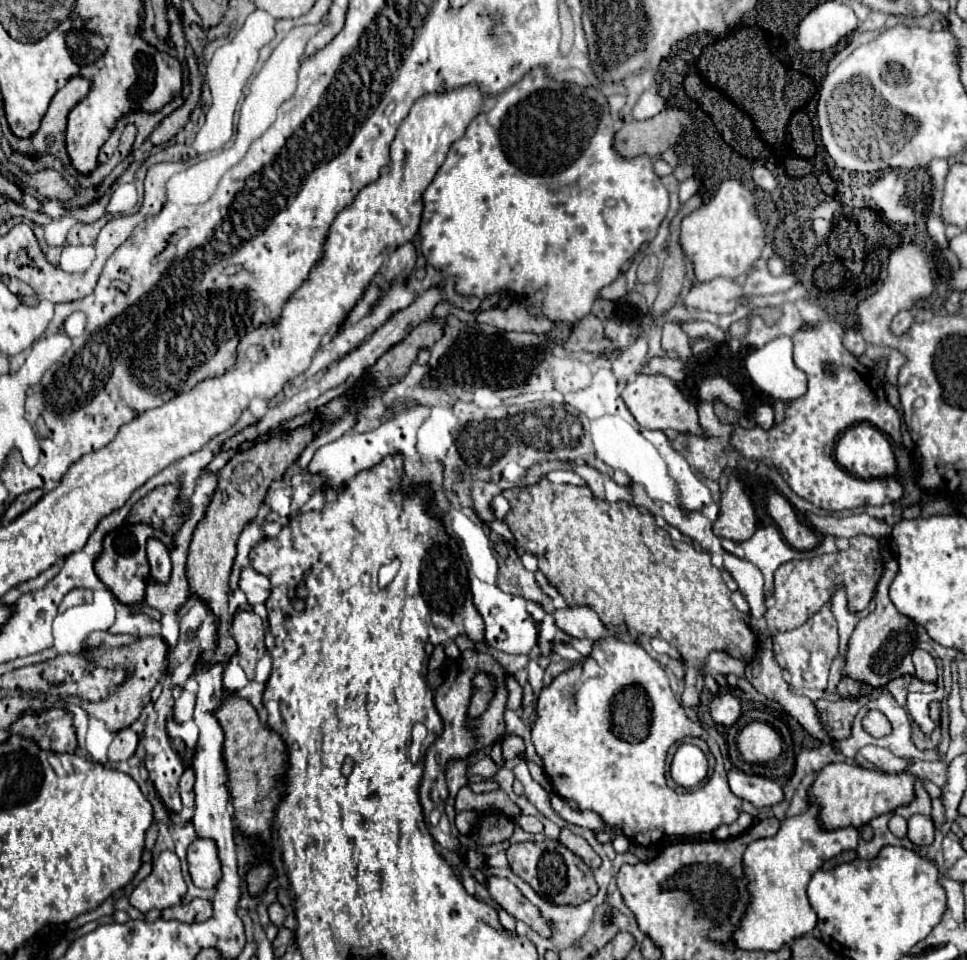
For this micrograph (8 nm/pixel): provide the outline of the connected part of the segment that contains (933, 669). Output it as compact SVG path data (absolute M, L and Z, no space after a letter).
M921 648L913 652L913 664L915 664L915 676L925 682L935 682L937 680L937 666L935 660Z

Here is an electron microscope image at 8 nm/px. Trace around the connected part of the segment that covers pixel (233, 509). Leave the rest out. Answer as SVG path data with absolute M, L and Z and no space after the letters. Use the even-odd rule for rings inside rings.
M313 422L303 426L295 432L287 432L283 436L275 436L263 444L255 444L251 450L235 454L225 468L219 470L219 486L213 494L213 500L207 508L207 516L199 522L197 530L193 532L193 540L187 554L187 582L191 596L201 598L207 608L217 616L219 630L217 630L217 648L211 656L211 662L229 662L229 658L237 652L237 644L229 634L229 614L227 614L227 600L229 600L229 576L235 558L235 544L243 528L255 518L259 506L265 500L265 494L275 478L279 478L303 452L303 448L311 442L313 434L319 430L321 422Z

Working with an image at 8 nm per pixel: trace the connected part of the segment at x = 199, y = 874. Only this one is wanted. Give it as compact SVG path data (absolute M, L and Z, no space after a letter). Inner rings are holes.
M197 838L187 850L189 874L193 884L199 888L215 888L221 880L221 862L217 856L217 846L213 840Z

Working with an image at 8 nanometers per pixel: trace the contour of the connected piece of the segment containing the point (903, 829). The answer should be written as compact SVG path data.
M893 814L891 820L889 820L889 830L893 832L893 836L905 838L905 834L907 834L907 820L901 818L899 814Z

